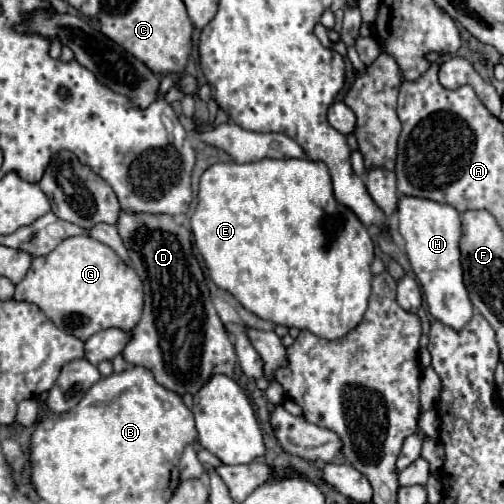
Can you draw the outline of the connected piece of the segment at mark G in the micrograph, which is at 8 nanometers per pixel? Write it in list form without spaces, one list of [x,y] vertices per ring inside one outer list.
[[[75,236],[63,240],[47,256],[35,258],[31,262],[27,276],[15,286],[15,300],[37,304],[57,328],[85,342],[89,336],[93,336],[99,330],[107,330],[107,328],[119,328],[125,332],[133,330],[133,326],[139,322],[143,312],[143,284],[137,272],[131,266],[123,264],[123,260],[119,260],[115,252],[111,252],[111,248],[107,248],[105,244],[101,244],[91,236]]]

